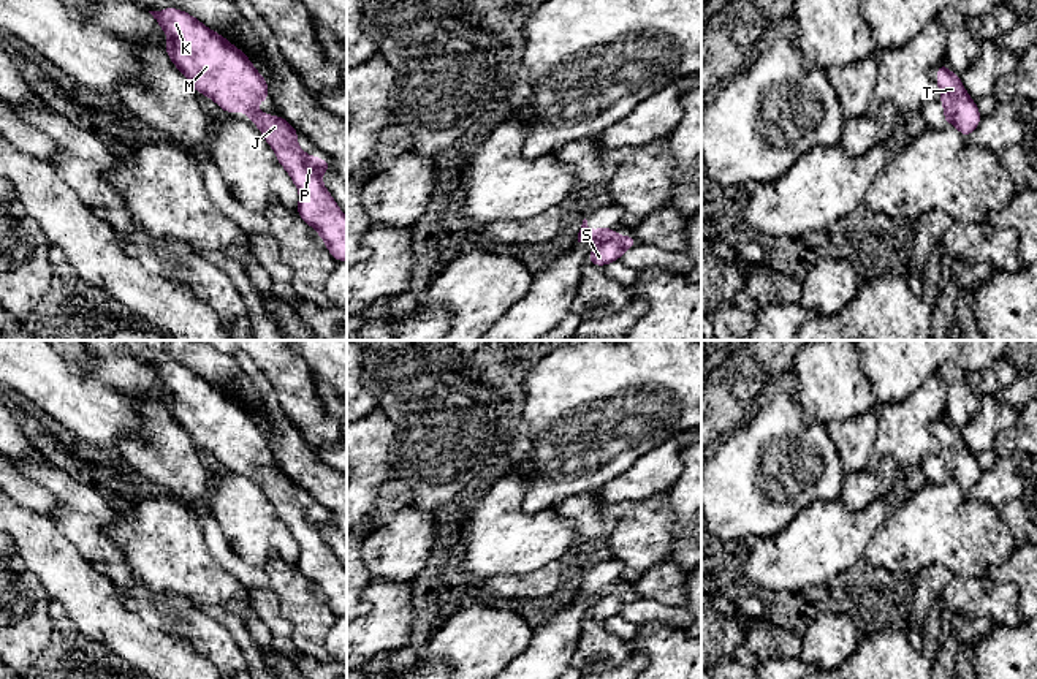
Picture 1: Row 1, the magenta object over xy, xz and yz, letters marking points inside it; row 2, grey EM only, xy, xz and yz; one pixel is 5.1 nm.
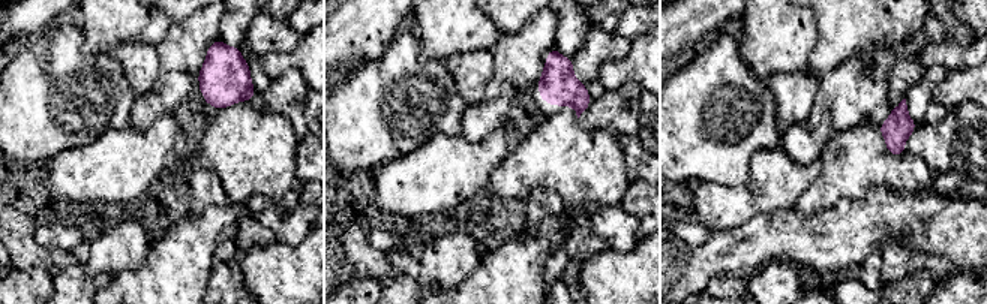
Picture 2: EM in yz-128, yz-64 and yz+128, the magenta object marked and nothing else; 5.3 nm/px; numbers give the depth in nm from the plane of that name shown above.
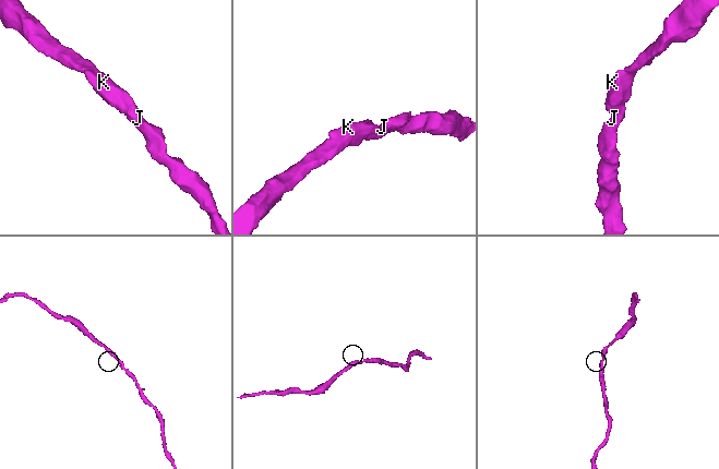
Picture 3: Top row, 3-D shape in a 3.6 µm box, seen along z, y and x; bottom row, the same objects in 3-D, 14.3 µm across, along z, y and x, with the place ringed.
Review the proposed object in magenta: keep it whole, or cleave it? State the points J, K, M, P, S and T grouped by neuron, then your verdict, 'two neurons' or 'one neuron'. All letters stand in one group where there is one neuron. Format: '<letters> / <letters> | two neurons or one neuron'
J K M P S T | one neuron

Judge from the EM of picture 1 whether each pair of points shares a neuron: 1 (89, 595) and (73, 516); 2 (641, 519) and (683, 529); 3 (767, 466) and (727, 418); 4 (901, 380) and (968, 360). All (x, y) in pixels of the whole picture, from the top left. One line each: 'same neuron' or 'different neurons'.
1: different neurons
2: different neurons
3: different neurons
4: same neuron

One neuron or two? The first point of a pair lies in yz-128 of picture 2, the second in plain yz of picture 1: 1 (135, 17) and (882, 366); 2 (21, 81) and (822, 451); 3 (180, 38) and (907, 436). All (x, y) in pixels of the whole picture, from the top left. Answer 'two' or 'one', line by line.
1: two
2: one
3: one

